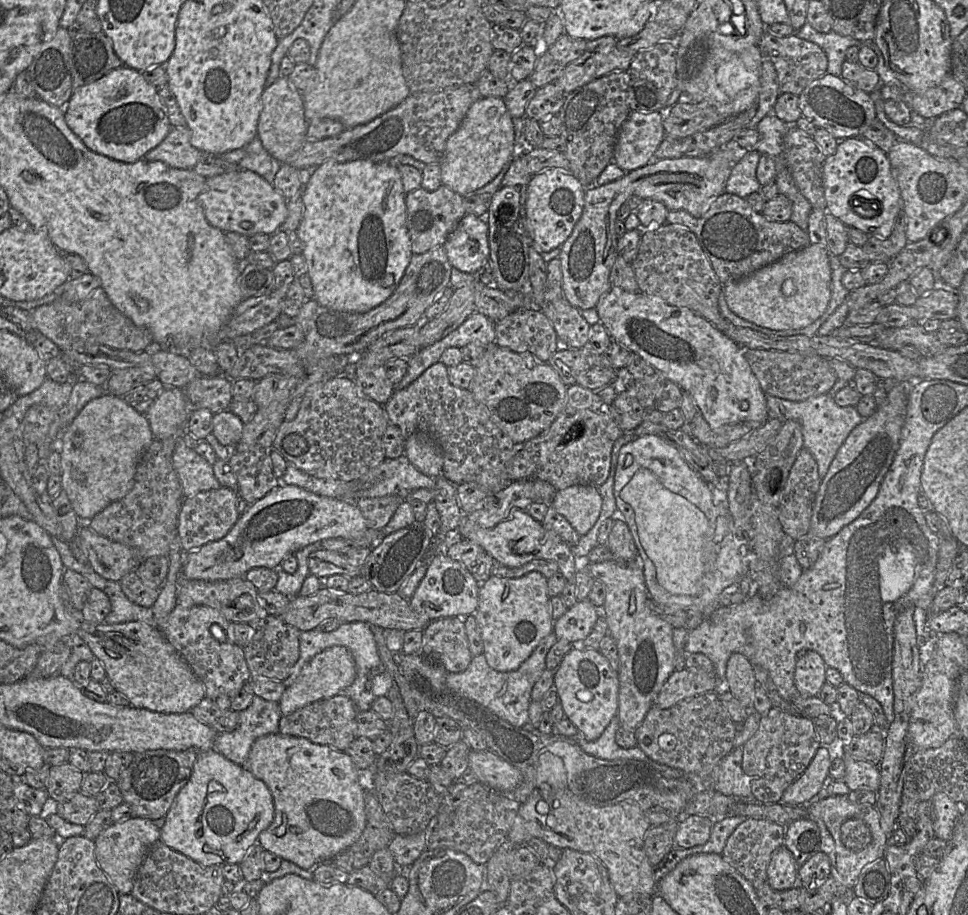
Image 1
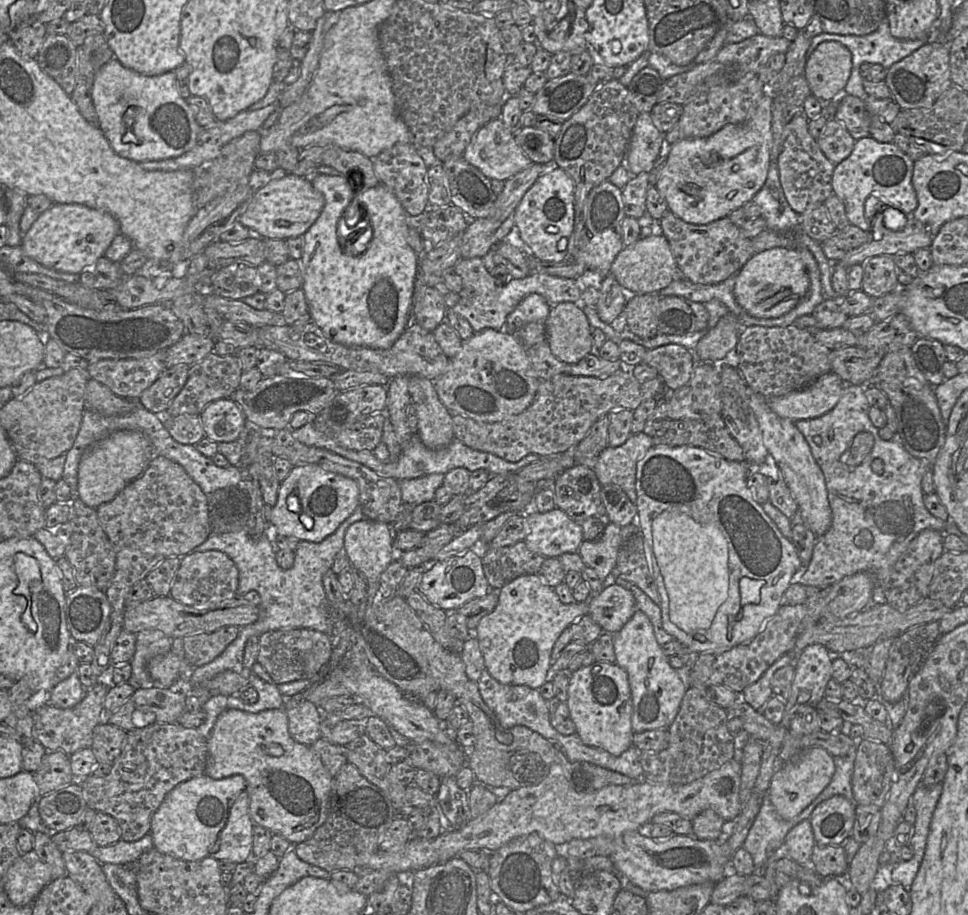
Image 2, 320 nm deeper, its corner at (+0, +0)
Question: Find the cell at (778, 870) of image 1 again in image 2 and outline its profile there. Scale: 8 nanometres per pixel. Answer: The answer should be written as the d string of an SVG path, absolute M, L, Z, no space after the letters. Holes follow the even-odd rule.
M806 819L801 823L799 823L797 826L795 826L793 829L791 829L785 837L784 845L785 845L785 854L787 857L783 857L783 858L790 858L801 866L811 865L812 863L811 857L812 857L812 853L816 845L816 842L815 842L814 833L813 833L810 820Z

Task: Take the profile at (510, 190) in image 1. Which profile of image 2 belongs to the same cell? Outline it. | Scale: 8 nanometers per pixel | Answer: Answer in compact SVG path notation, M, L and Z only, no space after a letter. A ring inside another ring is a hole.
M529 294L507 316L504 330L510 334L514 334L530 322L545 324L550 309L551 306L542 295Z

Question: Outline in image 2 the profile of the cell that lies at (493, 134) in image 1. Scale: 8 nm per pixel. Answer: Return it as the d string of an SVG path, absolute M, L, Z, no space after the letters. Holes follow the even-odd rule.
M500 118L482 126L462 154L487 178L505 181L534 164L517 145Z

